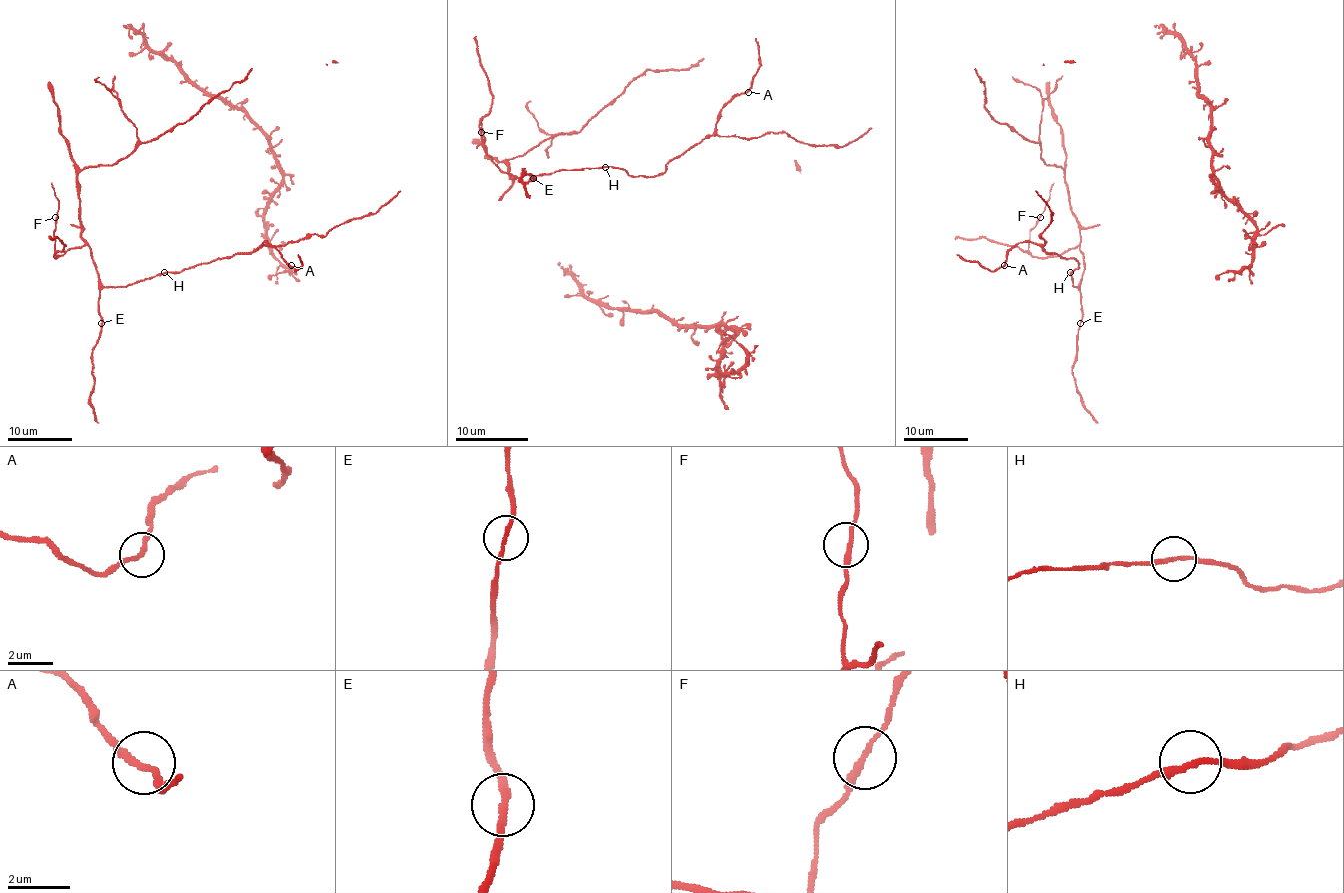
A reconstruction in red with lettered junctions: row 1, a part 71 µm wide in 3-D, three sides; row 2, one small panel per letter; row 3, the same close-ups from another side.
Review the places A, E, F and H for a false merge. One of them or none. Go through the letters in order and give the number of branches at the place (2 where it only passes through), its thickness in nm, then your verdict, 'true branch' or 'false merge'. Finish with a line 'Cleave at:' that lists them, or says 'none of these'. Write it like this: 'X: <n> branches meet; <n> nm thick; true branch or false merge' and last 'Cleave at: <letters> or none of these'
A: 2 branches meet; 200 nm thick; true branch
E: 2 branches meet; 200 nm thick; true branch
F: 2 branches meet; 200 nm thick; true branch
H: 2 branches meet; 190 nm thick; true branch
Cleave at: none of these

